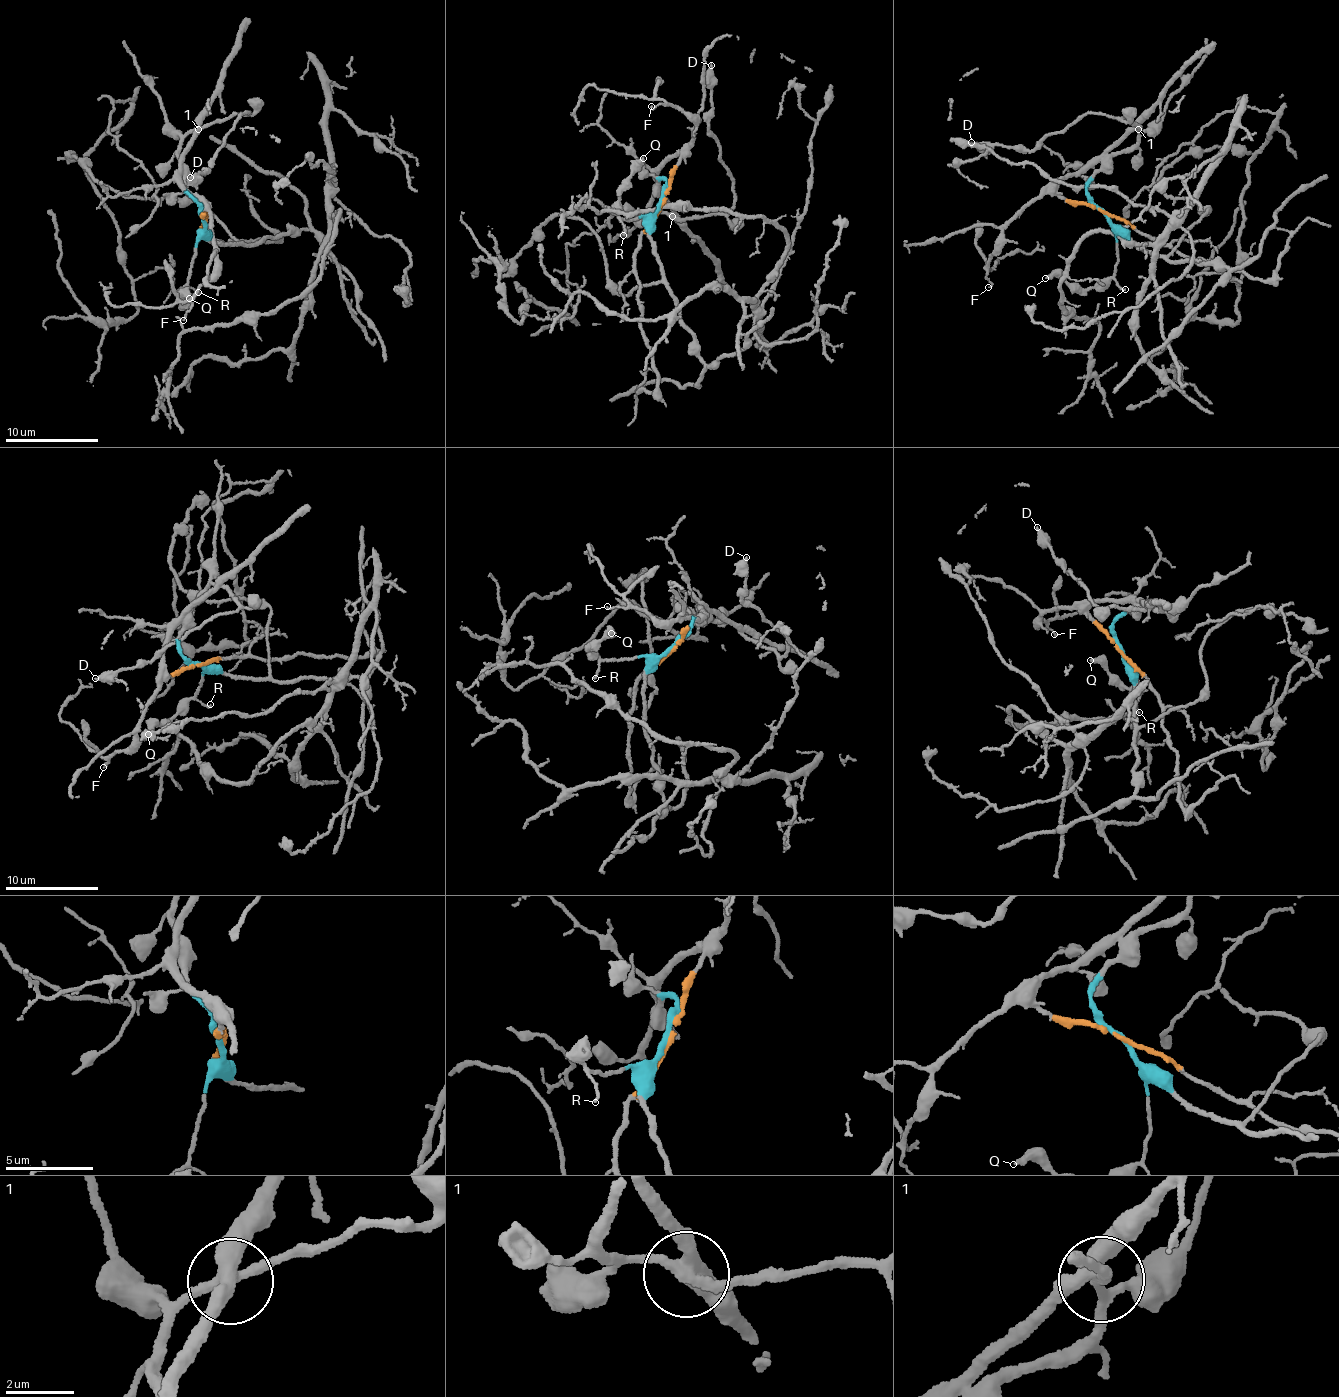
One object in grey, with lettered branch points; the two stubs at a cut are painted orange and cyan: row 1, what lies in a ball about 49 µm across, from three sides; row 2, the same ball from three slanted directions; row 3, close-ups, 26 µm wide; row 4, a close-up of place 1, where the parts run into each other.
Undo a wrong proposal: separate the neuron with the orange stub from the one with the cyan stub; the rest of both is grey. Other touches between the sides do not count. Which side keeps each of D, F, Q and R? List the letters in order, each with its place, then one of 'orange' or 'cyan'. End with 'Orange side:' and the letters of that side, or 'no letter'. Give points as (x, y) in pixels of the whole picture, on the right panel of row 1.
D: at (971, 142); cyan
F: at (988, 287); orange
Q: at (1045, 278); cyan
R: at (1125, 289); cyan
Orange side: F

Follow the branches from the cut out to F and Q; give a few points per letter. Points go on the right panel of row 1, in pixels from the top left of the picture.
F: (1101, 211), (1047, 192), (1030, 203), (1006, 227), (999, 249), (990, 259), (985, 276), (992, 284), (988, 286)
Q: (1102, 210), (1115, 235), (1118, 263), (1111, 277), (1086, 288), (1075, 288), (1055, 276), (1045, 278)

